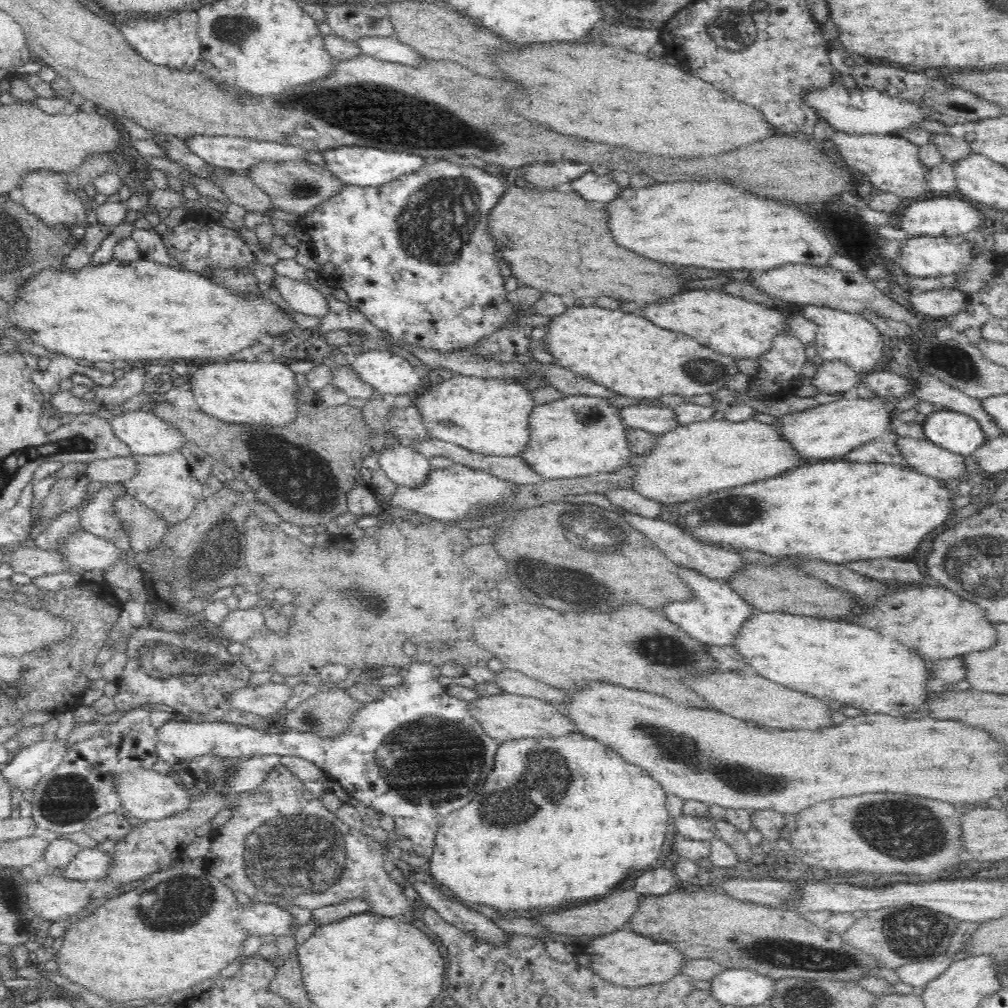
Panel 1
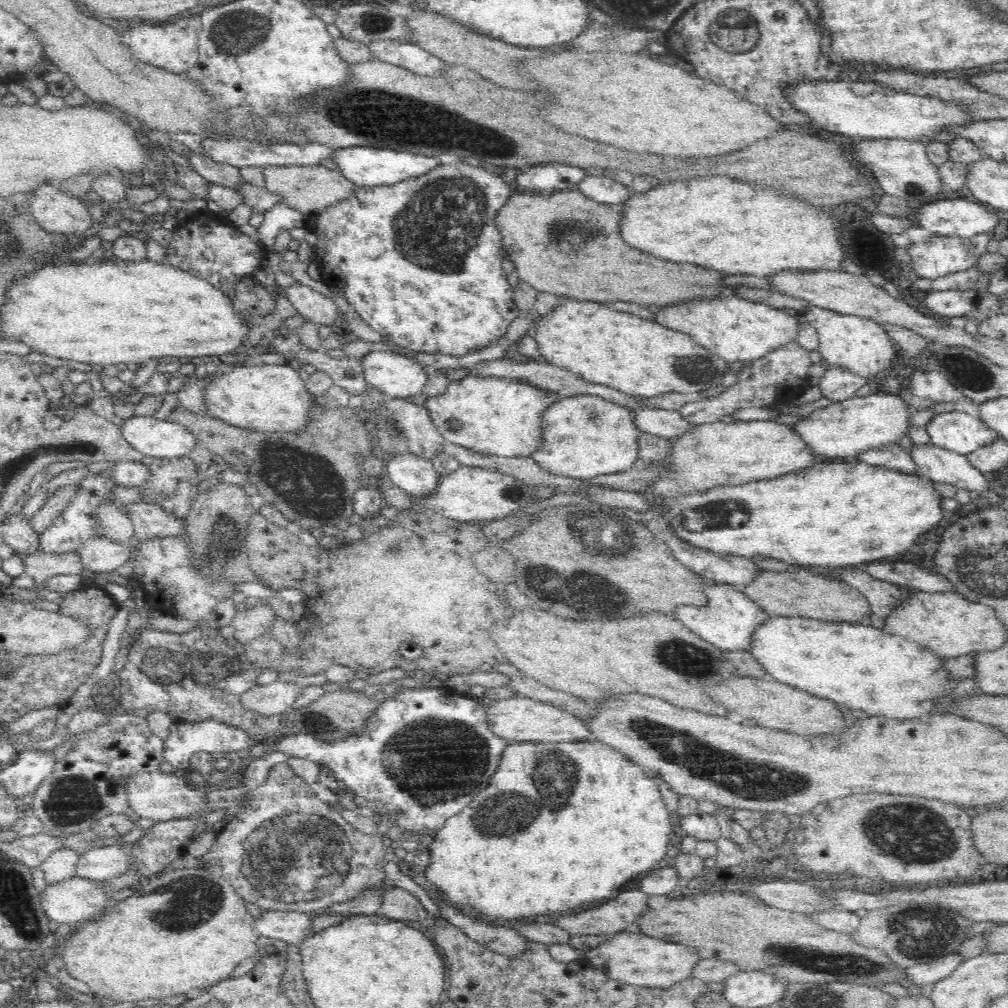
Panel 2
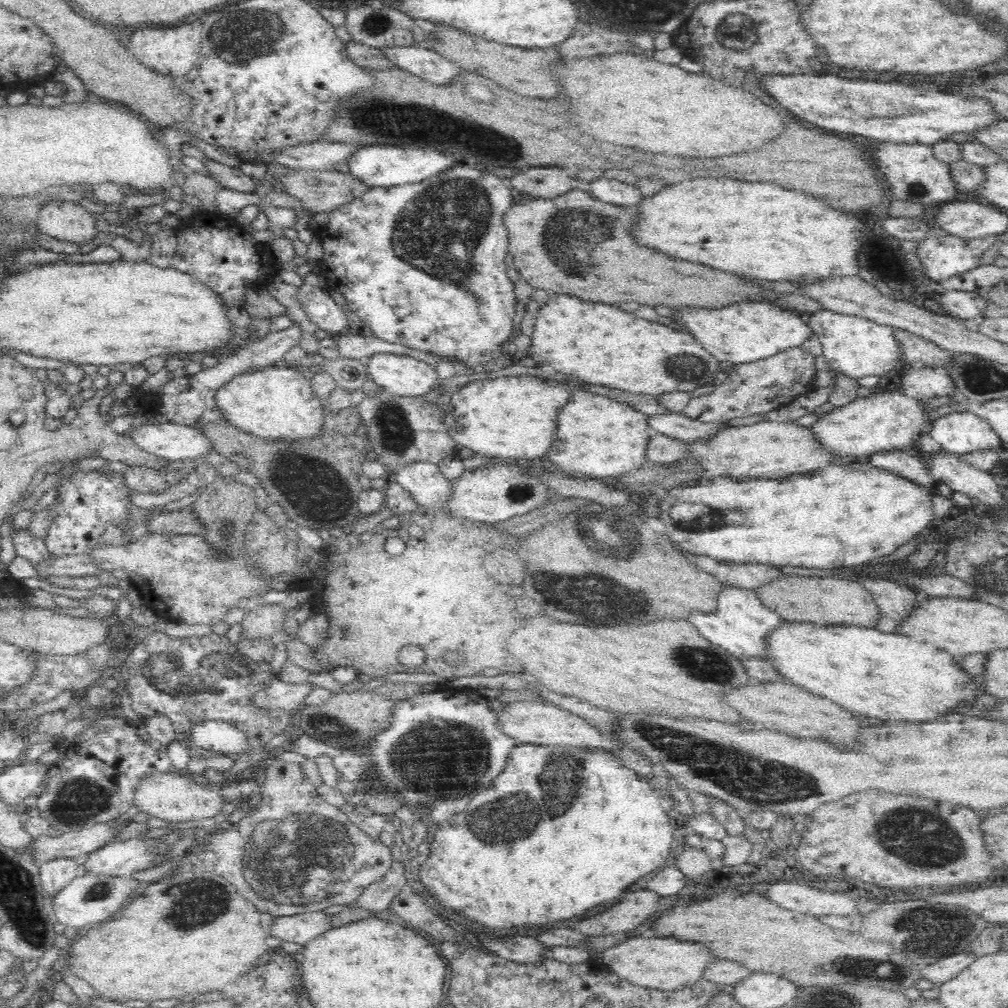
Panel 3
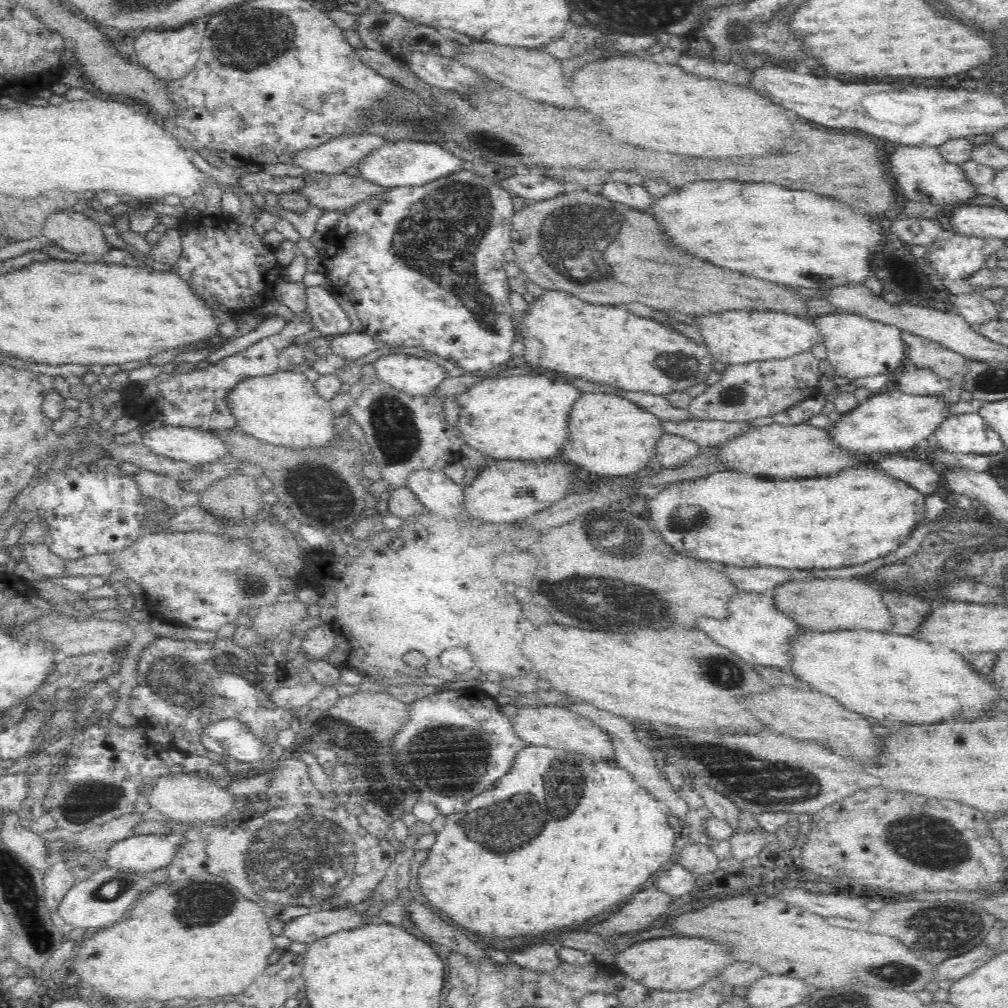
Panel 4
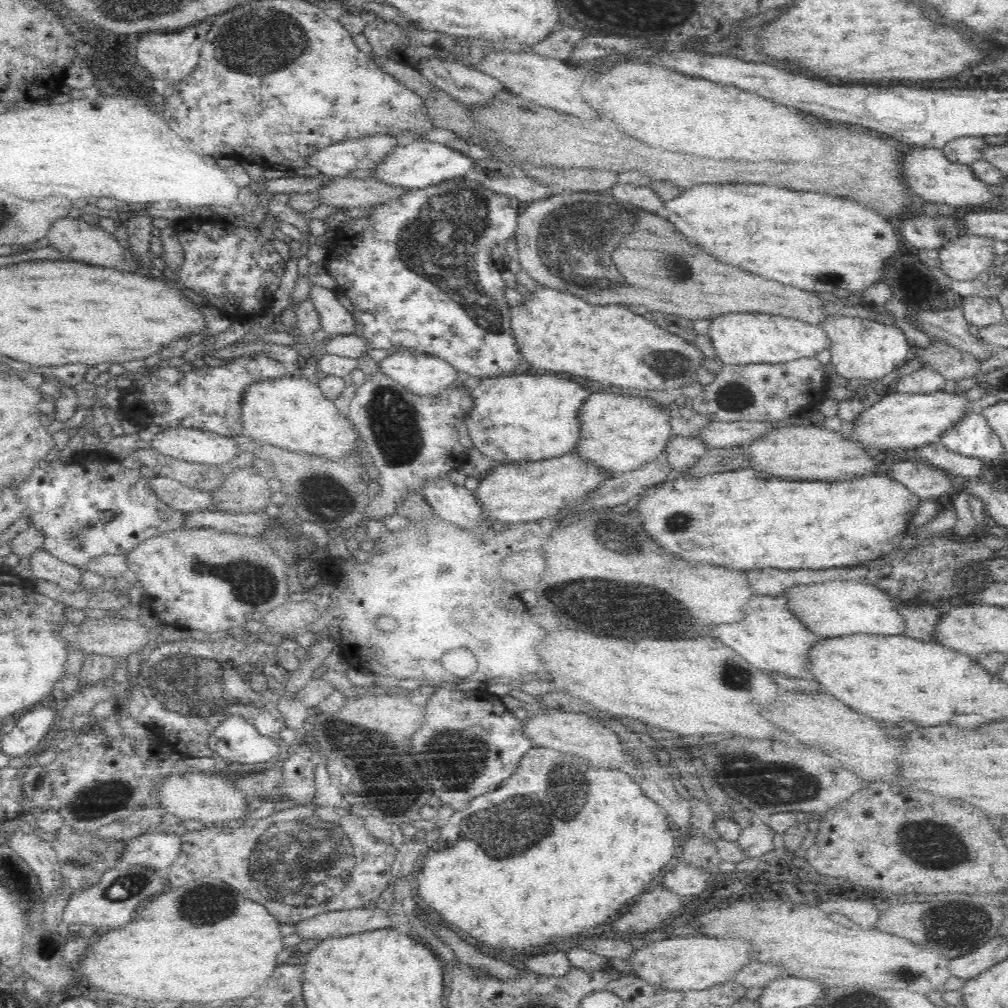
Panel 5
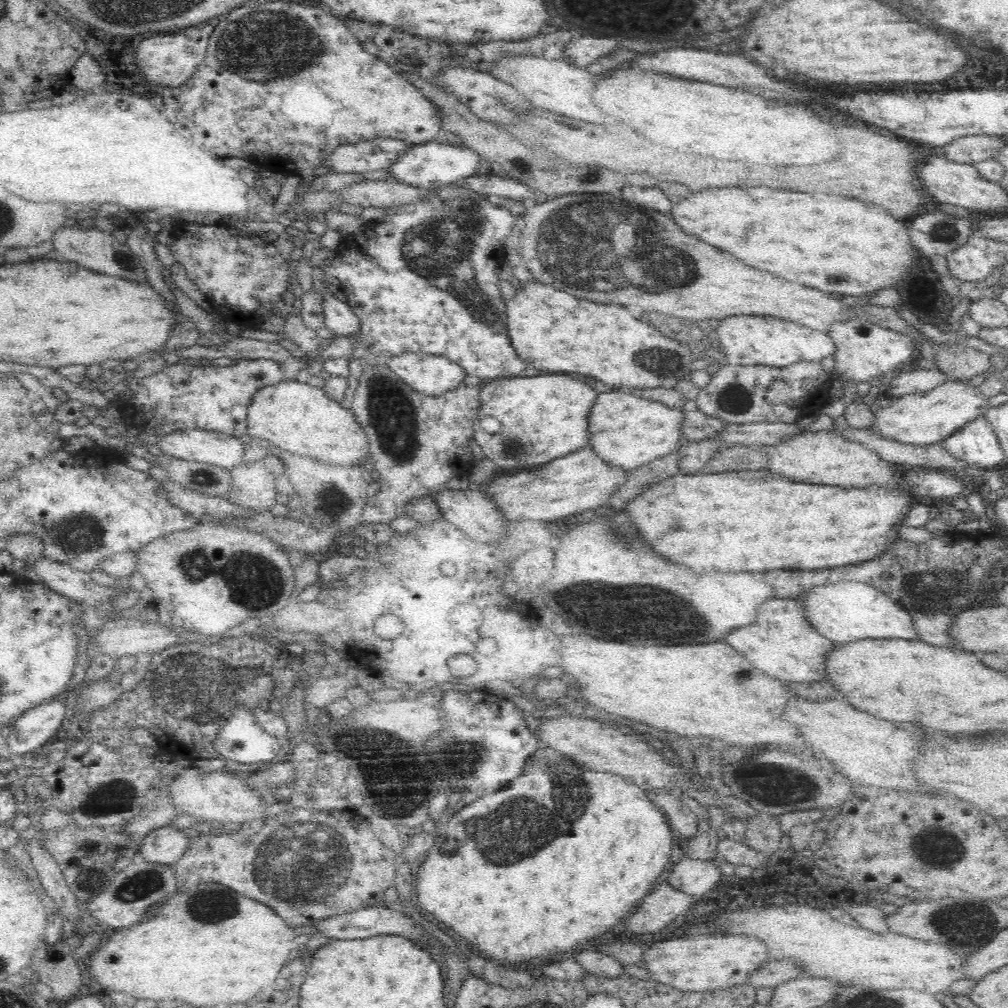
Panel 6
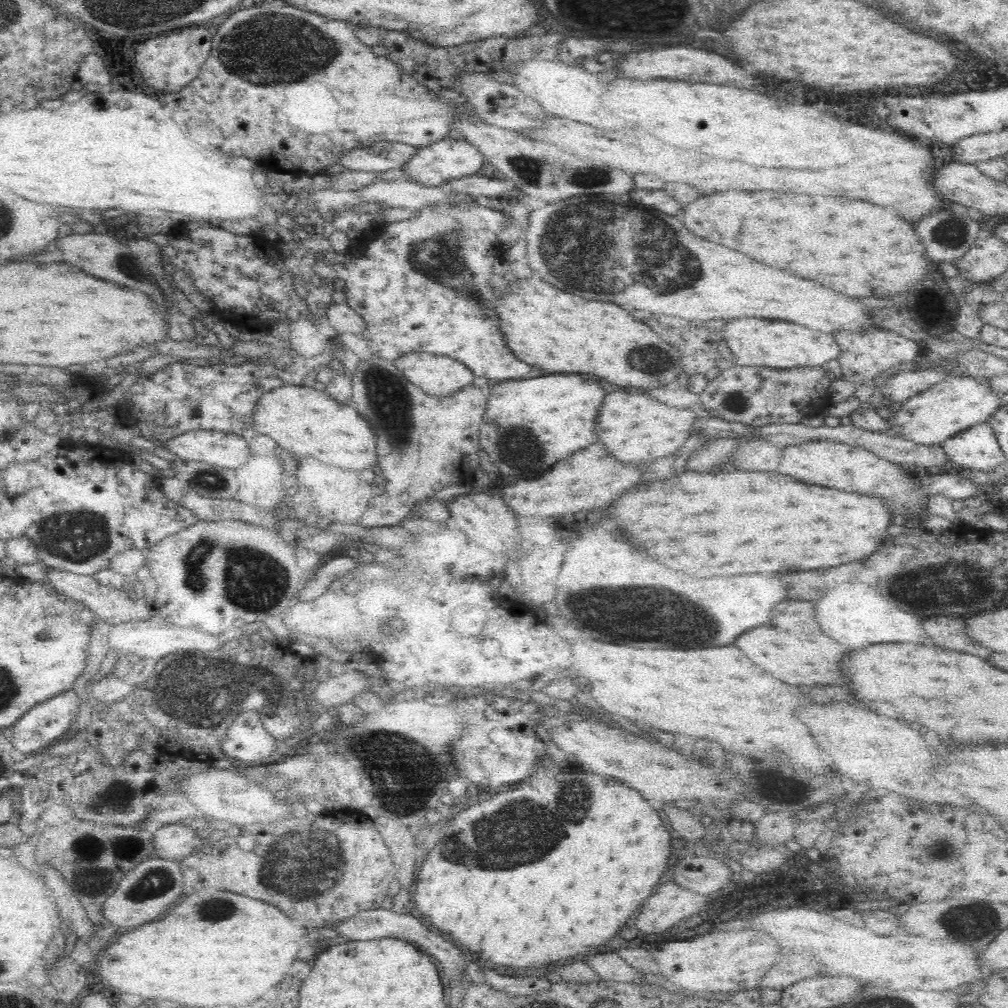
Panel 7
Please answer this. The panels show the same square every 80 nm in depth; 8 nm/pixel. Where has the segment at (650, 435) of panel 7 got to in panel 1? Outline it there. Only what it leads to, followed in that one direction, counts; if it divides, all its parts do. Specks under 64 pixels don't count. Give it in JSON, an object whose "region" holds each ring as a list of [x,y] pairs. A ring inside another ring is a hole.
{"region":[[[568,396],[537,406],[530,416],[530,444],[522,455],[546,480],[558,478],[586,478],[600,473],[615,472],[630,466],[634,452],[630,449],[629,426],[626,425],[620,408],[610,406],[599,397]]]}

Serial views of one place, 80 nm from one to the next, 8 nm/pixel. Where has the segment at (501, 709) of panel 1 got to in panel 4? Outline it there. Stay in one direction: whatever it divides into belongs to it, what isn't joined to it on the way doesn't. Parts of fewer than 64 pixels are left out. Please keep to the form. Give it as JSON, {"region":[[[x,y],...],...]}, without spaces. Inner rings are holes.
{"region":[[[560,703],[539,706],[538,708],[536,705],[526,706],[520,710],[518,718],[512,718],[512,723],[514,723],[516,733],[528,744],[548,746],[569,754],[578,753],[596,761],[596,764],[614,762],[614,758],[616,758],[612,738],[606,734],[604,729],[588,717],[568,710],[566,706],[560,705]]]}

